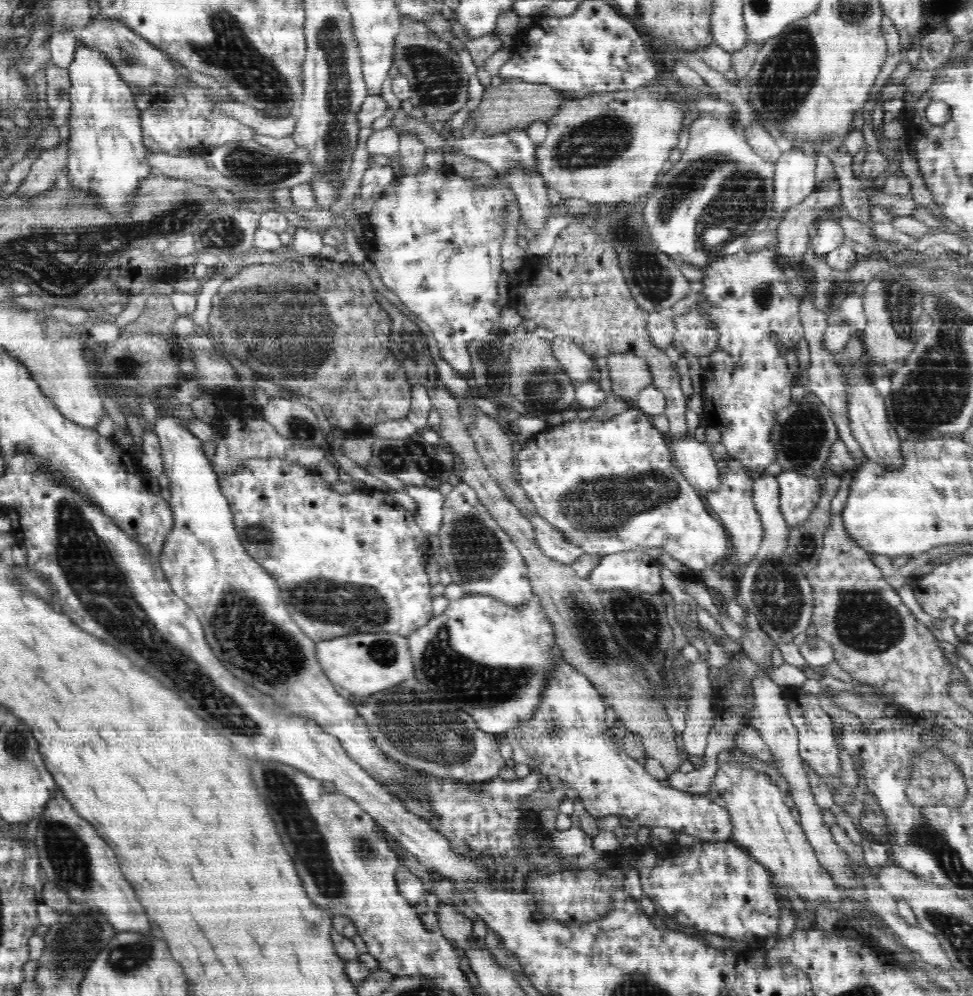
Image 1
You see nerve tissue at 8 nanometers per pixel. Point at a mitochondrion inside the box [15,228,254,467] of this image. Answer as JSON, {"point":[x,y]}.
{"point":[124,366]}

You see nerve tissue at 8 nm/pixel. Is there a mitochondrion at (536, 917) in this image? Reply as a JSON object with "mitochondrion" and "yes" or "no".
{"mitochondrion":"no"}

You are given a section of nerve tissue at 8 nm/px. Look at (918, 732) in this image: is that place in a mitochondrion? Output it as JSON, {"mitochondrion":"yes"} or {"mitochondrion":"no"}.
{"mitochondrion":"no"}

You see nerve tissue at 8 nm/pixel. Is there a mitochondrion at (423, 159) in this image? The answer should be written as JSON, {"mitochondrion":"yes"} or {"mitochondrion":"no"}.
{"mitochondrion":"no"}

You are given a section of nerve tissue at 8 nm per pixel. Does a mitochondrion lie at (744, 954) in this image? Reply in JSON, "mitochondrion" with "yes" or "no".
{"mitochondrion":"no"}

